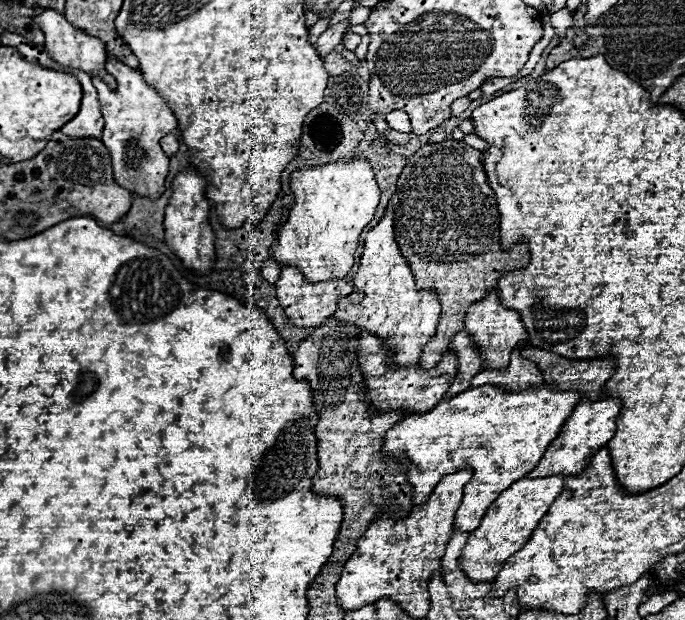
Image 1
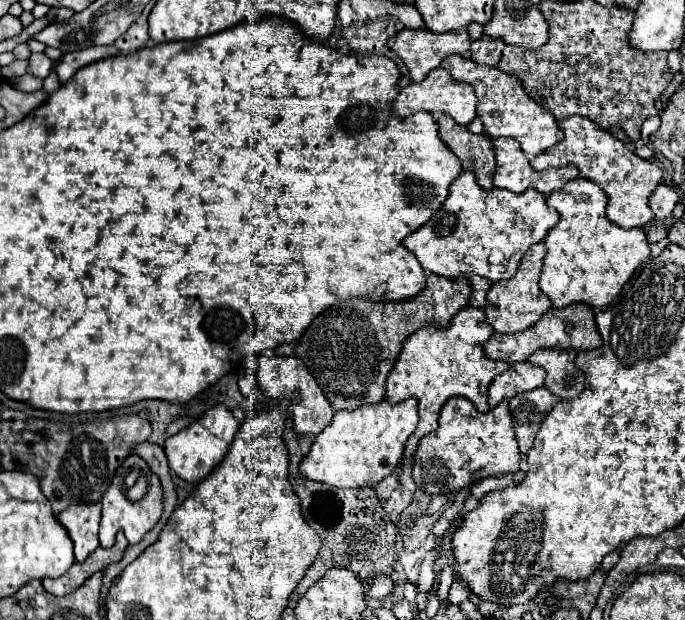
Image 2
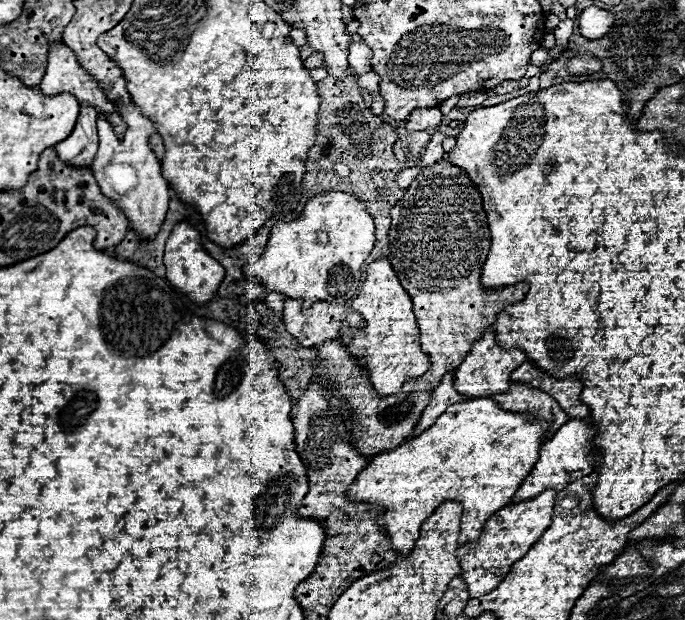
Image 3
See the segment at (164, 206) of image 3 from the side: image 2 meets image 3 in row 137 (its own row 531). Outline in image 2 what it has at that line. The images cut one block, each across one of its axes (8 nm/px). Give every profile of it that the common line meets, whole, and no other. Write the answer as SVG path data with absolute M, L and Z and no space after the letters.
M130 454L116 470L108 490L102 496L102 522L100 522L100 546L112 546L118 530L124 530L130 544L138 544L160 520L164 510L164 490L160 478L152 472L148 462L136 454Z

